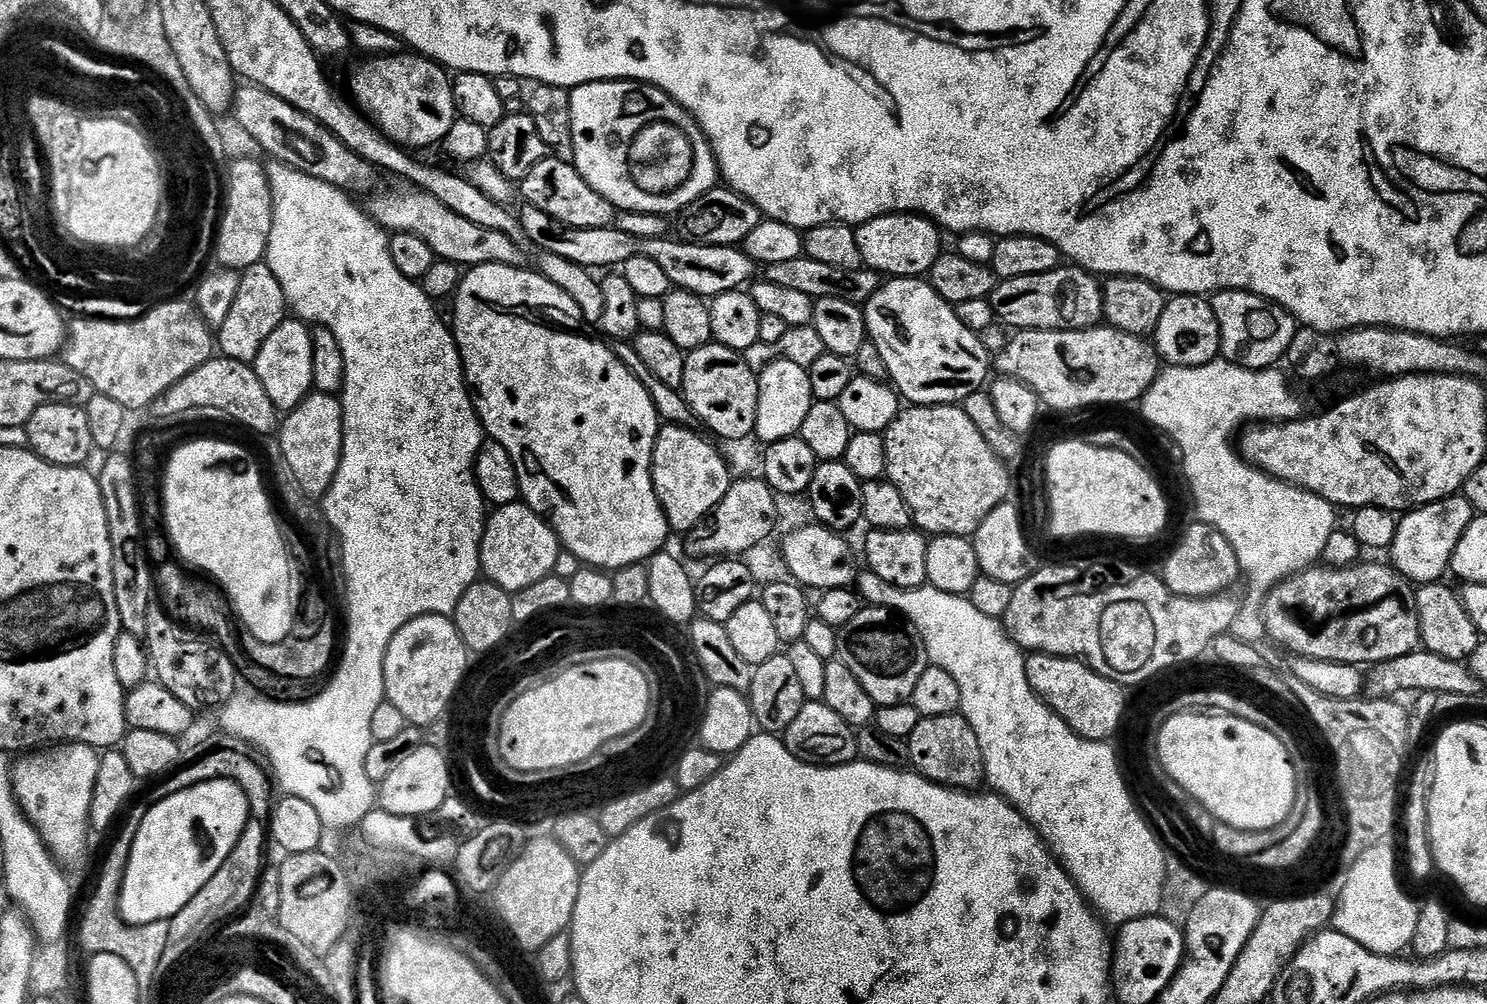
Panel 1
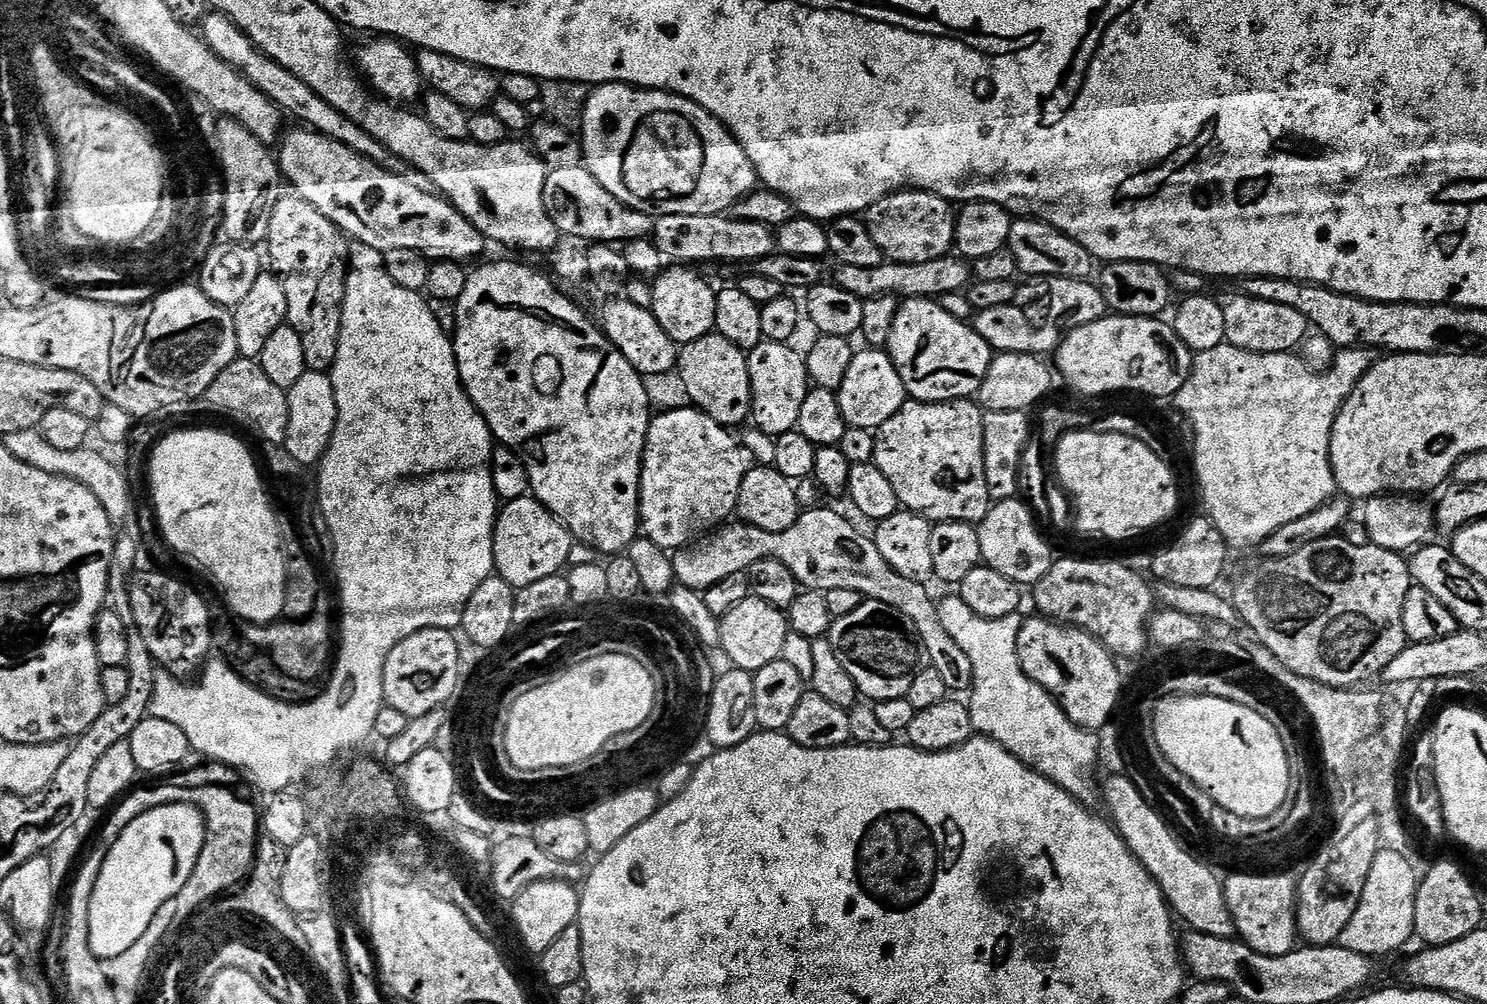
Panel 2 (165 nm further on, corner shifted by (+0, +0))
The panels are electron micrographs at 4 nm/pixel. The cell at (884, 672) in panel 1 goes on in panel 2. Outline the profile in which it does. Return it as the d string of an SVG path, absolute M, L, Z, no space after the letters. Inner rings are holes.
M865 599L864 604L854 610L854 614L846 614L846 618L833 620L832 629L826 639L830 646L834 646L834 654L838 654L838 662L842 662L846 674L854 678L857 693L872 702L907 696L914 678L922 673L929 663L926 646L922 644L922 638L910 618L899 613L894 606L888 606L878 600Z

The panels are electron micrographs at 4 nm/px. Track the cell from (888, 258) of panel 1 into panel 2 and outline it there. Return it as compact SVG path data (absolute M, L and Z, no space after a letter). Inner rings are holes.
M905 190L890 192L886 198L874 202L862 219L874 246L893 264L913 264L914 262L931 262L934 258L942 258L953 251L956 242L957 213L952 212L953 205L933 192Z

